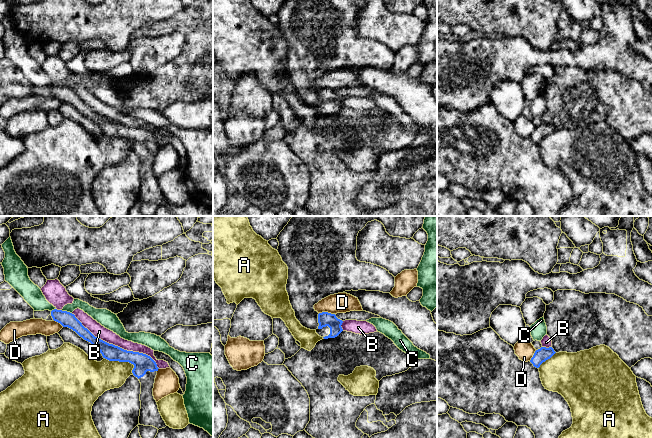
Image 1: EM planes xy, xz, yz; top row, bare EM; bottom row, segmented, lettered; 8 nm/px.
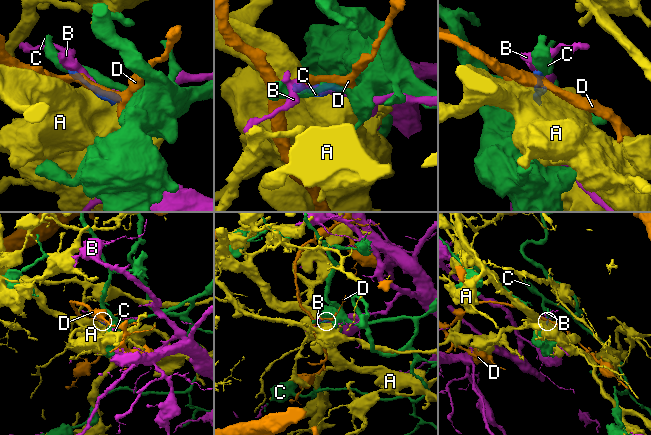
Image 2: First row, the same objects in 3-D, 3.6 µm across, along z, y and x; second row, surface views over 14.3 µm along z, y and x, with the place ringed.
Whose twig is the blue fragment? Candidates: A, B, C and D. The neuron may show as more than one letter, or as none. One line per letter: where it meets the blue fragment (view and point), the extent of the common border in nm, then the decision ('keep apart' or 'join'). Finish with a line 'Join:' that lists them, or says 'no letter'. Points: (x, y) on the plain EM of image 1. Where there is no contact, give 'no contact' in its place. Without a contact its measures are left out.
A: xy (123, 137) | 280 nm | keep apart
B: xy (116, 122) | 850 nm | keep apart
C: xy (66, 87) | 90 nm | keep apart
D: xz (327, 88) | 130 nm | keep apart
Join: no letter

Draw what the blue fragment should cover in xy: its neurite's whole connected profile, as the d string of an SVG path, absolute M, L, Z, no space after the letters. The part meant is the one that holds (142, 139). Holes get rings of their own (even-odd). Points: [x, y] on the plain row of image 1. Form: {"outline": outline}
{"outline": "M57 85L52 87L34 87L35 95L42 94L43 96L46 96L49 91L63 103L72 105L84 116L90 118L100 127L103 134L109 137L129 138L133 140L134 144L132 149L141 159L139 200L153 202L158 206L167 202L159 188L157 178L153 172L155 154L159 144L150 132L139 128L124 126L95 113L82 101L75 91L70 88Z"}

